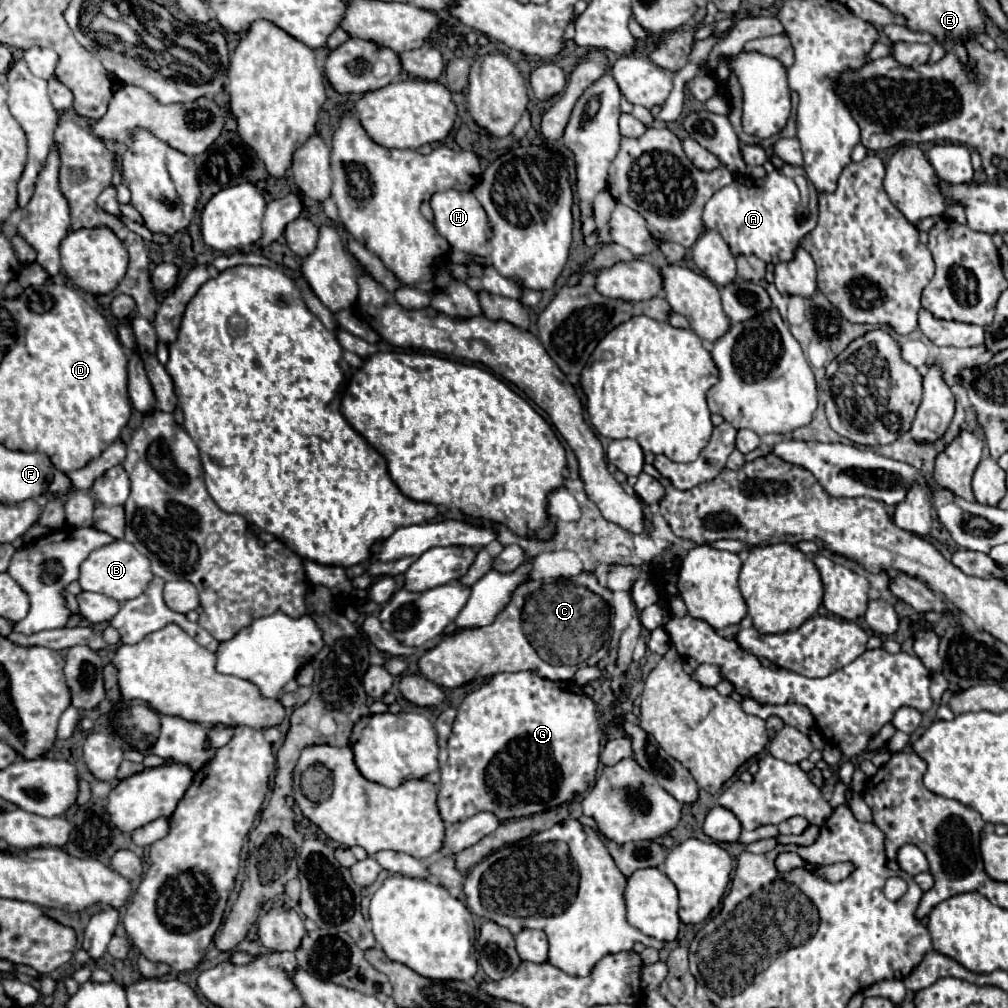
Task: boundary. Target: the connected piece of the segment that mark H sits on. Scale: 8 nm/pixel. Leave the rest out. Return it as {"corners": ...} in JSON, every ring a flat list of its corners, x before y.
{"corners":[[447,190,447,192,437,192,431,196,431,208,433,208,433,224,437,232,457,250,469,252,475,256,485,256,489,244,489,220,483,210,483,206,477,202,473,192,457,192,457,190]]}

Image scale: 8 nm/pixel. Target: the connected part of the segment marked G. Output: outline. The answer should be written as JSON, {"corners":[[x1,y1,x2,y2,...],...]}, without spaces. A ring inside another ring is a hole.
{"corners":[[523,670,495,674,479,690,467,694,457,710,453,734,447,742,447,762,441,766,437,808,443,822,463,822,477,812,493,812,499,822,553,810,587,792,599,768,603,732,597,720,597,704,575,682,553,682]]}

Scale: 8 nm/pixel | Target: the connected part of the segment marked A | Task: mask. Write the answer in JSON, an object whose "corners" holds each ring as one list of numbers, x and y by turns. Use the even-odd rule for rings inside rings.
{"corners":[[785,164,779,170,773,170,765,178,759,180,747,180,743,176,737,176,729,186,721,188,703,208,703,224,707,230,717,230,725,242,729,242,729,248,733,250,733,256,749,256,755,254,763,262,789,262,795,258,795,250,801,246,801,240,805,234,809,234,817,226,817,192,813,184,809,184,809,204,801,204,801,194,795,184,795,176,803,176,805,170,797,166]]}

